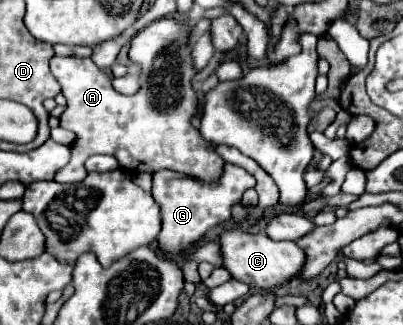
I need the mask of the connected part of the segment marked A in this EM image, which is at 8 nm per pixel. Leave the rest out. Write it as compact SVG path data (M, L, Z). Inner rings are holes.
M162 17L134 37L128 52L129 59L140 67L140 87L134 95L120 95L114 91L106 73L90 59L55 55L50 60L50 70L60 79L62 95L68 101L66 111L60 115L60 127L76 135L72 157L54 179L58 183L76 183L86 175L84 161L90 155L108 153L118 159L120 169L130 173L170 169L204 183L216 183L224 159L212 153L214 143L204 141L200 131L190 123L198 113L200 101L192 89L192 77L198 71L192 65L192 43L186 23L178 17ZM74 61L78 61L78 65Z

